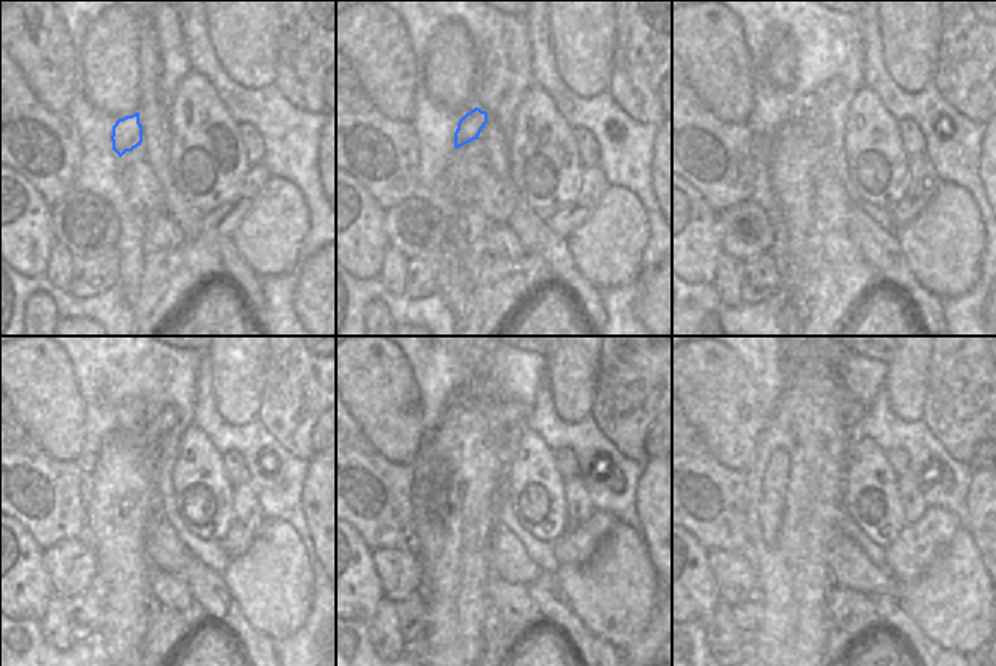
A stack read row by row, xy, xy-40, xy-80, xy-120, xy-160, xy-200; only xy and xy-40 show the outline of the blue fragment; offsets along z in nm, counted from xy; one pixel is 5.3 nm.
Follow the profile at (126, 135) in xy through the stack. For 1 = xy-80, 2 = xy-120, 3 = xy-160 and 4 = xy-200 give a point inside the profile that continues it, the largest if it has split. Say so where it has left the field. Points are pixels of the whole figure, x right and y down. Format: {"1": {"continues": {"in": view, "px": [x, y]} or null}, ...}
{"1": {"continues": {"in": "xy-80", "px": [813, 125]}}, "2": {"continues": {"in": "xy-120", "px": [164, 419]}}, "3": {"continues": {"in": "xy-160", "px": [512, 413]}}, "4": {"continues": {"in": "xy-200", "px": [851, 413]}}}

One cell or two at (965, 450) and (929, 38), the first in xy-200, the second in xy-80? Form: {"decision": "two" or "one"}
{"decision": "two"}

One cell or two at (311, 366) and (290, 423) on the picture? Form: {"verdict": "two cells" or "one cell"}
{"verdict": "one cell"}

